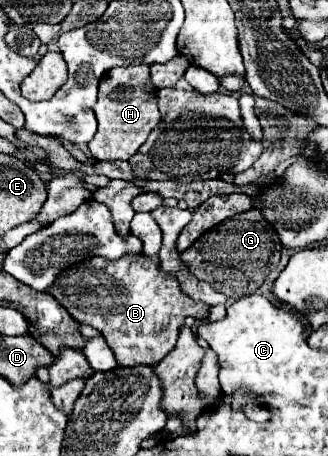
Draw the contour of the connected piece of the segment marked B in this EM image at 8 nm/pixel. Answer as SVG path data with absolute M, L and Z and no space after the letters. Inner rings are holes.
M133 254L117 260L107 260L107 258L91 258L91 260L81 260L57 276L57 282L47 290L79 324L87 324L95 330L99 330L113 350L119 366L139 366L147 364L153 366L161 362L177 344L179 330L185 322L185 318L199 318L205 320L209 316L211 306L205 302L195 302L189 296L185 296L179 290L179 284L175 278L161 276L159 272L159 260L157 258L145 258L143 254Z

